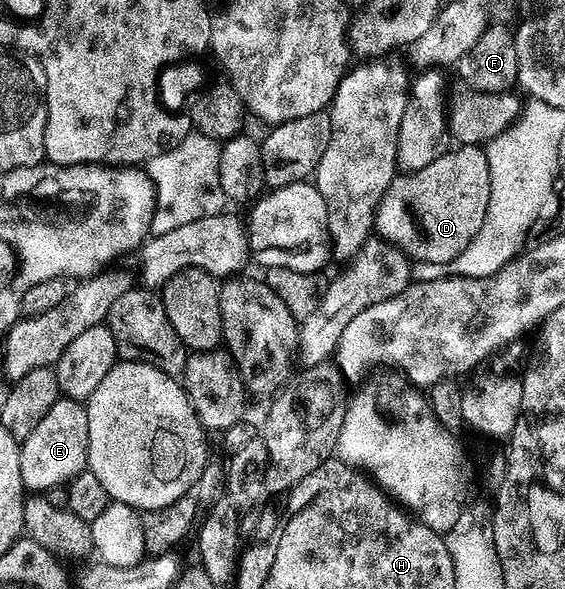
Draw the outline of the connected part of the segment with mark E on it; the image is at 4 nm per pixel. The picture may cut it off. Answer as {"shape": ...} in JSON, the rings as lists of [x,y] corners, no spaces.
{"shape":[[[60,398],[55,401],[53,408],[45,412],[45,417],[29,432],[27,438],[22,439],[19,448],[19,459],[21,460],[21,480],[24,491],[27,492],[51,492],[54,486],[66,487],[72,478],[76,478],[82,470],[87,469],[87,449],[89,448],[89,416],[83,402],[72,398]]]}

